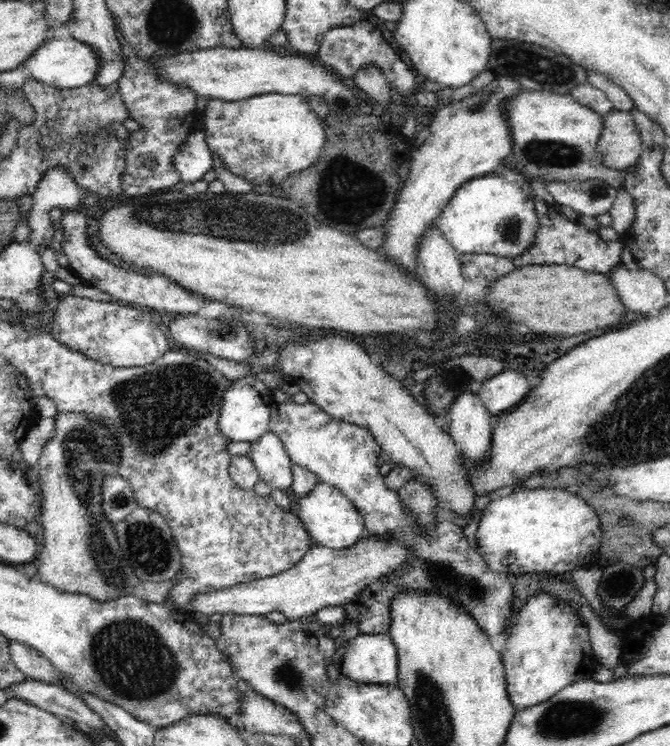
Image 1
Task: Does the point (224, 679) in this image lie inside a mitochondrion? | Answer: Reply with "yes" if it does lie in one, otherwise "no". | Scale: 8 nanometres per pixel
no

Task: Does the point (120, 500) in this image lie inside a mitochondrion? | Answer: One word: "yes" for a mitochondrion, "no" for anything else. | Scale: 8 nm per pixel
yes

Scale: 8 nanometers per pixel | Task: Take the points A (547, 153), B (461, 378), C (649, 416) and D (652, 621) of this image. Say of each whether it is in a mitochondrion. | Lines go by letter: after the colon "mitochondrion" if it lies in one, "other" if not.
A: mitochondrion
B: mitochondrion
C: mitochondrion
D: other

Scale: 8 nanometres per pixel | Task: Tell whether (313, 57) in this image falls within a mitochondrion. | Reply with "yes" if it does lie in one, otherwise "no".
no

